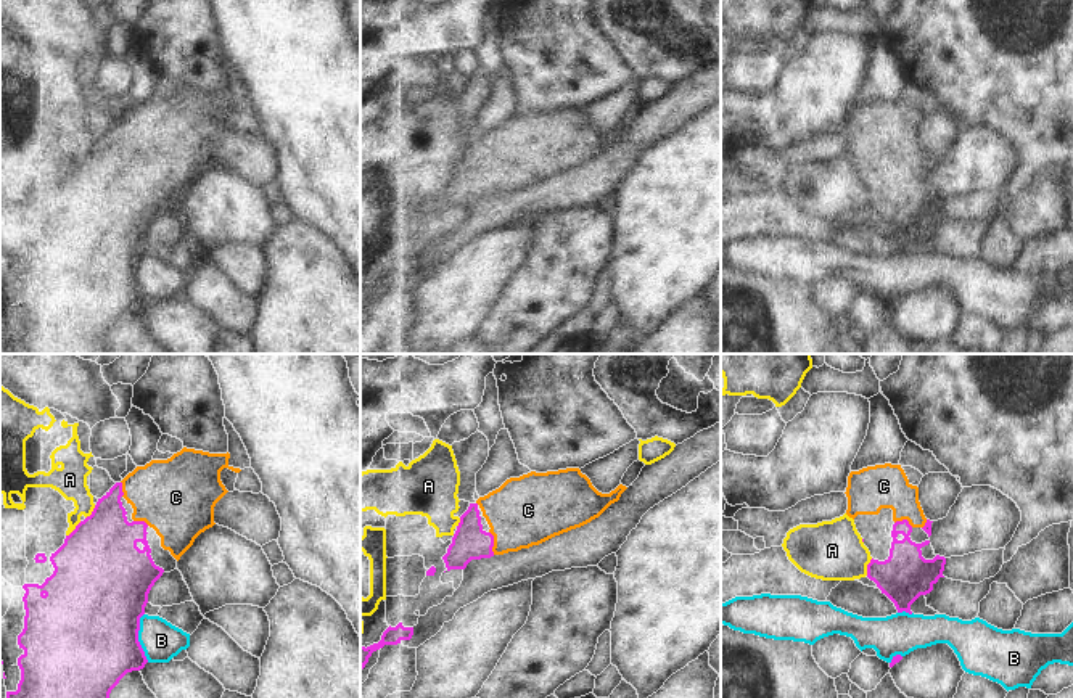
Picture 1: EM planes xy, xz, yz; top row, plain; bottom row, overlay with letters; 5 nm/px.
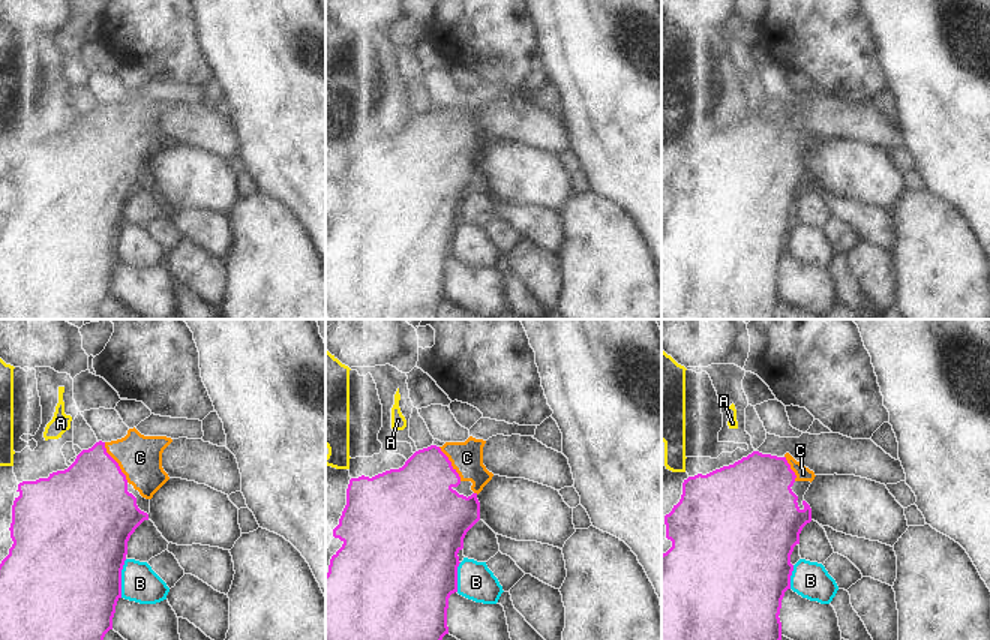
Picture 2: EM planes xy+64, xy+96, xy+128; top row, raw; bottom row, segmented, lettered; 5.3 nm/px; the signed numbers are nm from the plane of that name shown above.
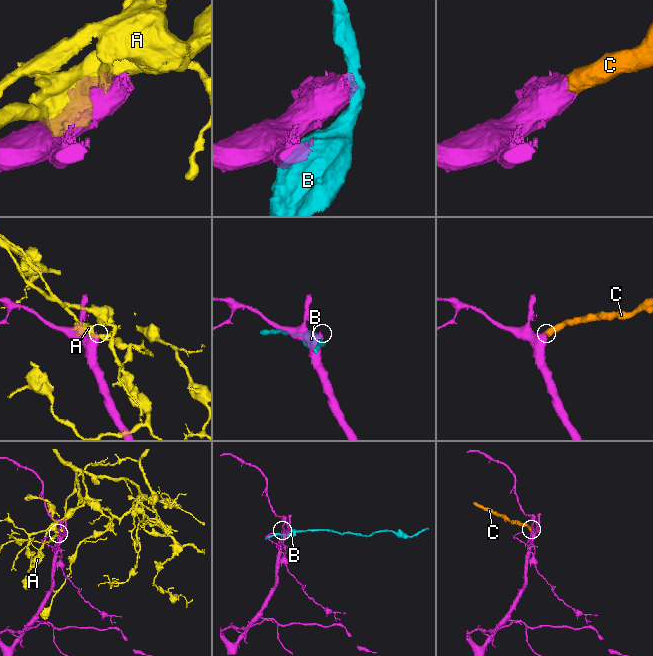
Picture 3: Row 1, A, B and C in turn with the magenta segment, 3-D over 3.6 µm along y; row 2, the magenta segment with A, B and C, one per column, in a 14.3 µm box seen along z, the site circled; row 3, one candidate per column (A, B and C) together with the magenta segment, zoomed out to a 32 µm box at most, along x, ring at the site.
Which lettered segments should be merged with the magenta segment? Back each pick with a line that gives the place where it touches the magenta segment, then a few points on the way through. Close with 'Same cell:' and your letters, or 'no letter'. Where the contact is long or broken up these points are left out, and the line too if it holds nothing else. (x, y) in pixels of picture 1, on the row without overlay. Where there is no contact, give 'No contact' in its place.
C: Touches magenta at xz (493, 182). Path across: xz (470, 182), (493, 182), (528, 150)
Same cell: C.

